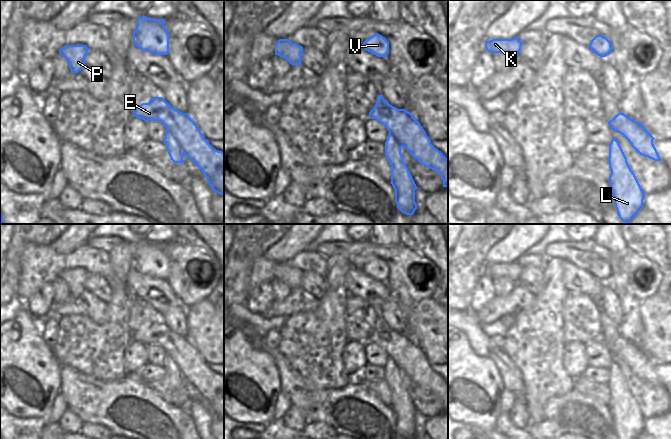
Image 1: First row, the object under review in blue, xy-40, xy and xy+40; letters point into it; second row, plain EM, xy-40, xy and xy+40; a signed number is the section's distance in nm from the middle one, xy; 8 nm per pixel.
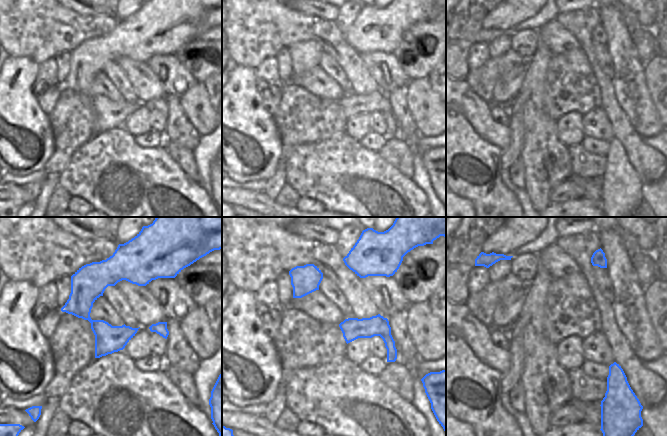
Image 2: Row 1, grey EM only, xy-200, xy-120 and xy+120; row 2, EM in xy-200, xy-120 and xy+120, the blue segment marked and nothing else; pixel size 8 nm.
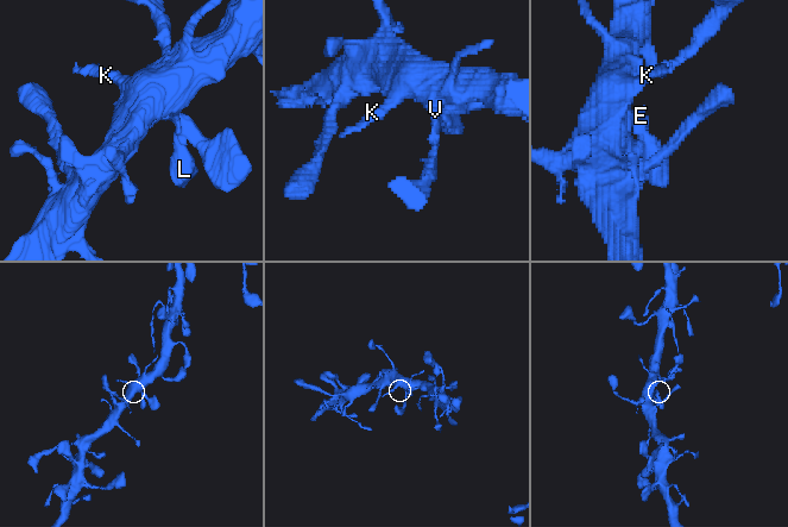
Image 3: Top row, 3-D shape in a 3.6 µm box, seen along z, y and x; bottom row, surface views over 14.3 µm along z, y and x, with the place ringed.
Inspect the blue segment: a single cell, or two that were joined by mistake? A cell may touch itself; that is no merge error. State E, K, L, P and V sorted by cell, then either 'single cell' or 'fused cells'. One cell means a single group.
E K L P V; single cell

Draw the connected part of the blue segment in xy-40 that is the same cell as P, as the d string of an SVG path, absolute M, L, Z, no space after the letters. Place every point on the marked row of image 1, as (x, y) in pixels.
M66 45L59 50L59 54L67 60L71 73L78 73L85 67L88 50L86 45Z

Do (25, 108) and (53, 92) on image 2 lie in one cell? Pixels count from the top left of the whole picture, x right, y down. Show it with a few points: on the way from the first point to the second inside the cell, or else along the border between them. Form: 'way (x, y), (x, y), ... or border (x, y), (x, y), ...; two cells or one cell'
border (37, 98), (40, 108), (48, 116); two cells

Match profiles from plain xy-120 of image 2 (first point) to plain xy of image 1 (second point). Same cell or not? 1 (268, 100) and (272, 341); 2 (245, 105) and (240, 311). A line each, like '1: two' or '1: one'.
1: one
2: two

